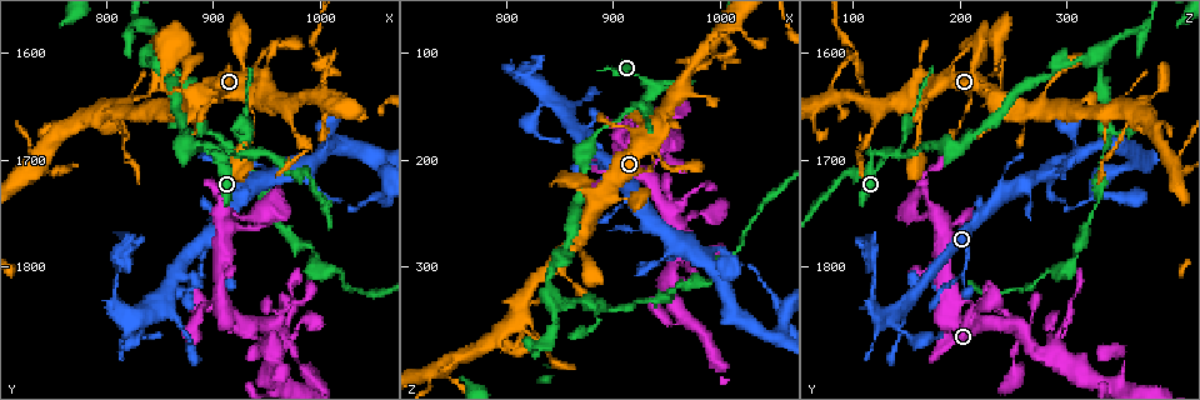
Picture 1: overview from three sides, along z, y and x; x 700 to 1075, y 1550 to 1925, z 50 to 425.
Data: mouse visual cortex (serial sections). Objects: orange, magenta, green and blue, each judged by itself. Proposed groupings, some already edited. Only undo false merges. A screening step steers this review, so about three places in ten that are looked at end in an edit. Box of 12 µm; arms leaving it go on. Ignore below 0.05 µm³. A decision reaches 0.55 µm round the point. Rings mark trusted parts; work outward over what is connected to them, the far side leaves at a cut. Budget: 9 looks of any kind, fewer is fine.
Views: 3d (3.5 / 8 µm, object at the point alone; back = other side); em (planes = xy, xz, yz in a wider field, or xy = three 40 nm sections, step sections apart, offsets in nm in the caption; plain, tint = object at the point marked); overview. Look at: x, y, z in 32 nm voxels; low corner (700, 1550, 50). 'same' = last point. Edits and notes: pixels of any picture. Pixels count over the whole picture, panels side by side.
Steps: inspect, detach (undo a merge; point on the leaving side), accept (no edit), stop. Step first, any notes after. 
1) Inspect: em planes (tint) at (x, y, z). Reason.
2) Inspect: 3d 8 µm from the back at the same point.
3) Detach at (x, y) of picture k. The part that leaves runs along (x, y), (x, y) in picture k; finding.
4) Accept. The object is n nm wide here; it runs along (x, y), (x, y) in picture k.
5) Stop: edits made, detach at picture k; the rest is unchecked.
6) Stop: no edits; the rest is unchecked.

Inspect: 3d 3.5 µm at (936, 1694, 128). Abrupt turn.

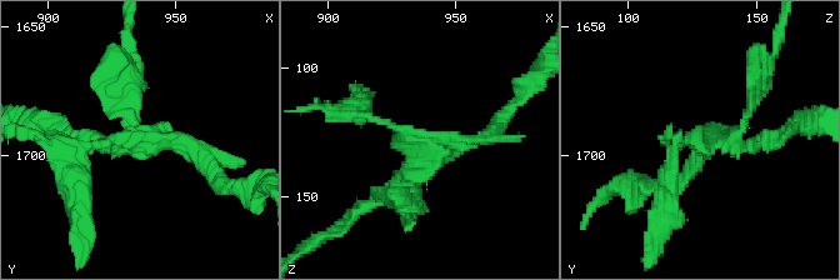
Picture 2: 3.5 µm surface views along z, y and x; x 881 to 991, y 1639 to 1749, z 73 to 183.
Accept. One cell here.

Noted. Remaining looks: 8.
Inspect: 3d 8 µm at (960, 1858, 262). Looks like a crossing.

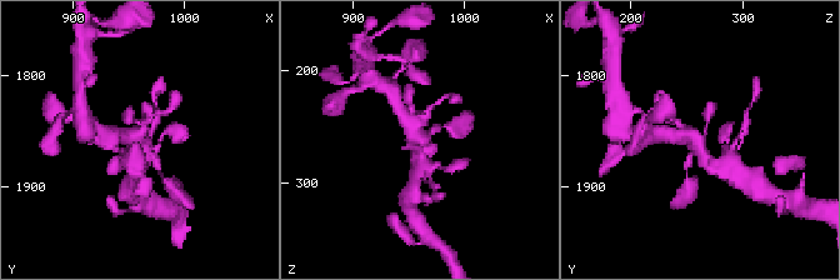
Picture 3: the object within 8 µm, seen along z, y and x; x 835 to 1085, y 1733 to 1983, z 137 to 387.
Inspect: 3d 3.5 µm at (958, 1860, 258).

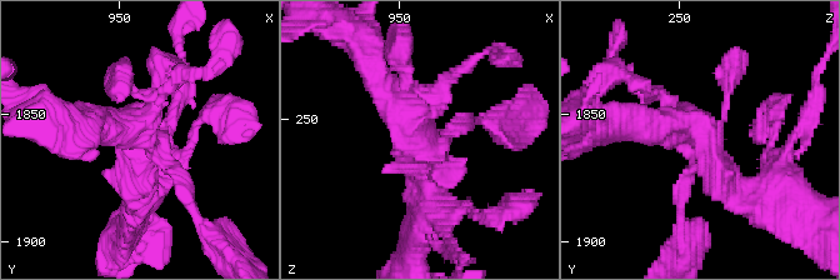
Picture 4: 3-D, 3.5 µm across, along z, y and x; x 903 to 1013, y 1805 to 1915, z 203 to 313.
Inspect: em planes (tint) at (959, 1859, 261). Now the EM.

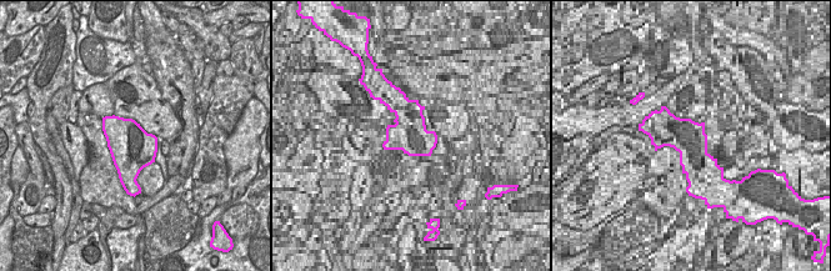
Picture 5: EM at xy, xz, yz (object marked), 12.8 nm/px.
Accept. The object is 550 nm wide here; it runs along (643, 124), (694, 124), (760, 196) in picture 4; one cell here.

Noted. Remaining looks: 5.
Inspect: 3d 3.5 µm at (880, 1640, 230).

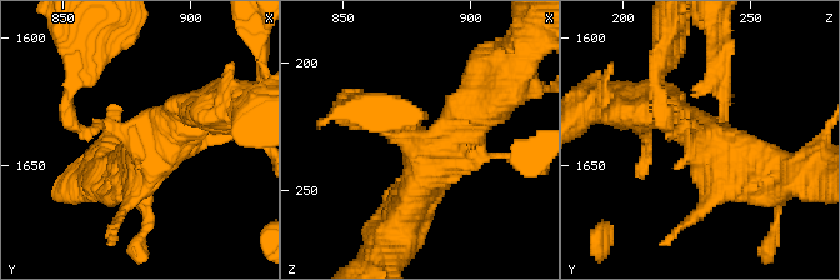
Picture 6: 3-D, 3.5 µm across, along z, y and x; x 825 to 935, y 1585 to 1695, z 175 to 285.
Inspect: em xy step 3 (tint) at (880, 1638, 231). Now the EM.

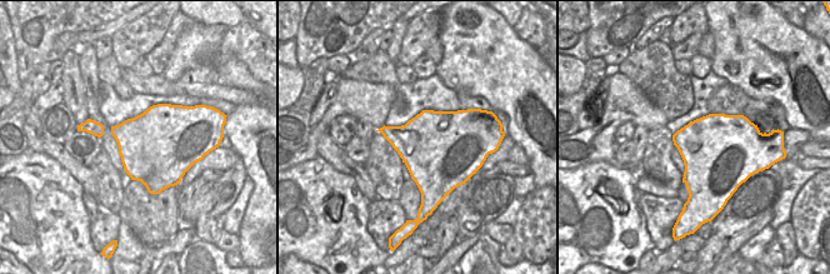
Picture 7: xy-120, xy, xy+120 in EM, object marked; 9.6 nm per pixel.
Accept. It runs along (490, 100), (433, 160), (403, 215) in picture 6; all the same cell.

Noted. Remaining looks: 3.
Inspect: 3d 3.5 µm at (844, 1608, 324). A narrow waist.

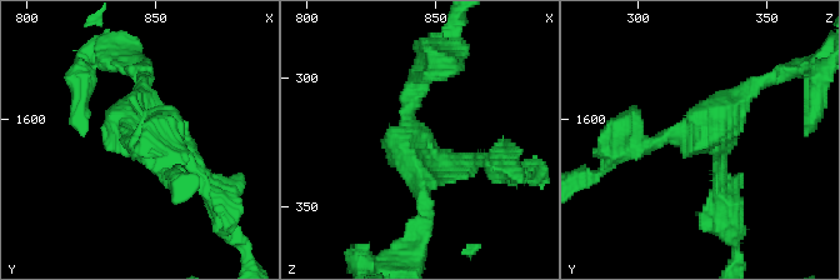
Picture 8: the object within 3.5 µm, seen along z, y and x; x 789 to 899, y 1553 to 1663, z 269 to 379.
Inspect: em xy step 5 (tint) at (844, 1607, 325).

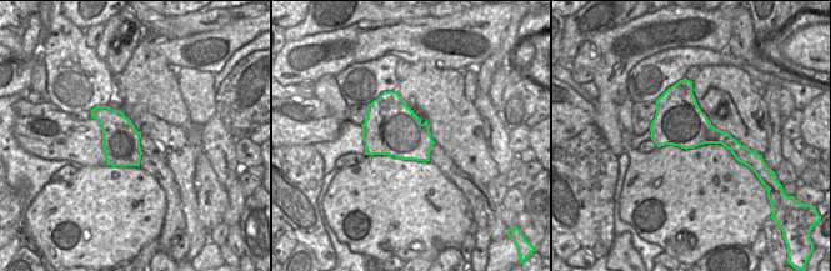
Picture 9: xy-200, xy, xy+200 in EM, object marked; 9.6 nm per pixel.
Inspect: em planes (tint) at the same point. Cut it another way.

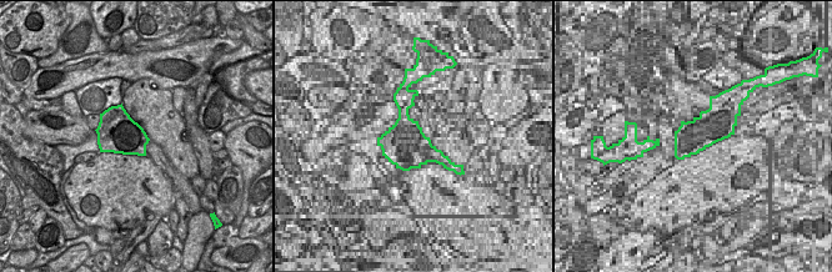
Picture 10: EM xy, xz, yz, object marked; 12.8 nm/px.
Accept. The object is 500 nm wide here; it runs along (425, 70), (410, 138), (483, 160) in picture 8; continuous, no second cell.

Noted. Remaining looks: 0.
Stop: no edits; the rest is unchecked.

